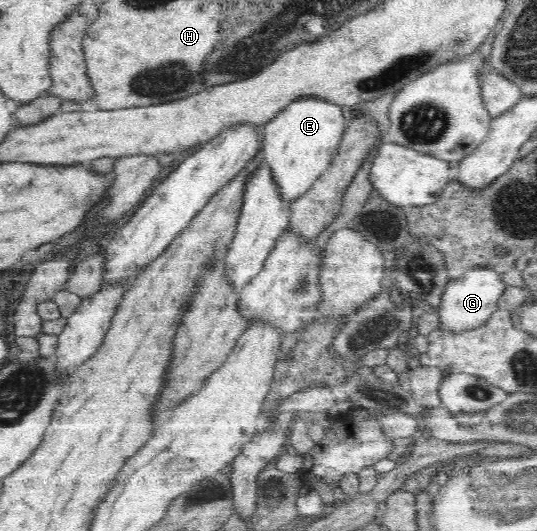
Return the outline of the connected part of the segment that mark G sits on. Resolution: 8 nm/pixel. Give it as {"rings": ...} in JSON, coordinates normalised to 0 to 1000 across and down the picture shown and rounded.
{"rings":[[[886,503],[849,520],[829,539],[821,574],[808,584],[819,597],[819,621],[838,627],[866,627],[903,612],[927,584],[927,567],[940,548],[935,516],[905,503]]]}

